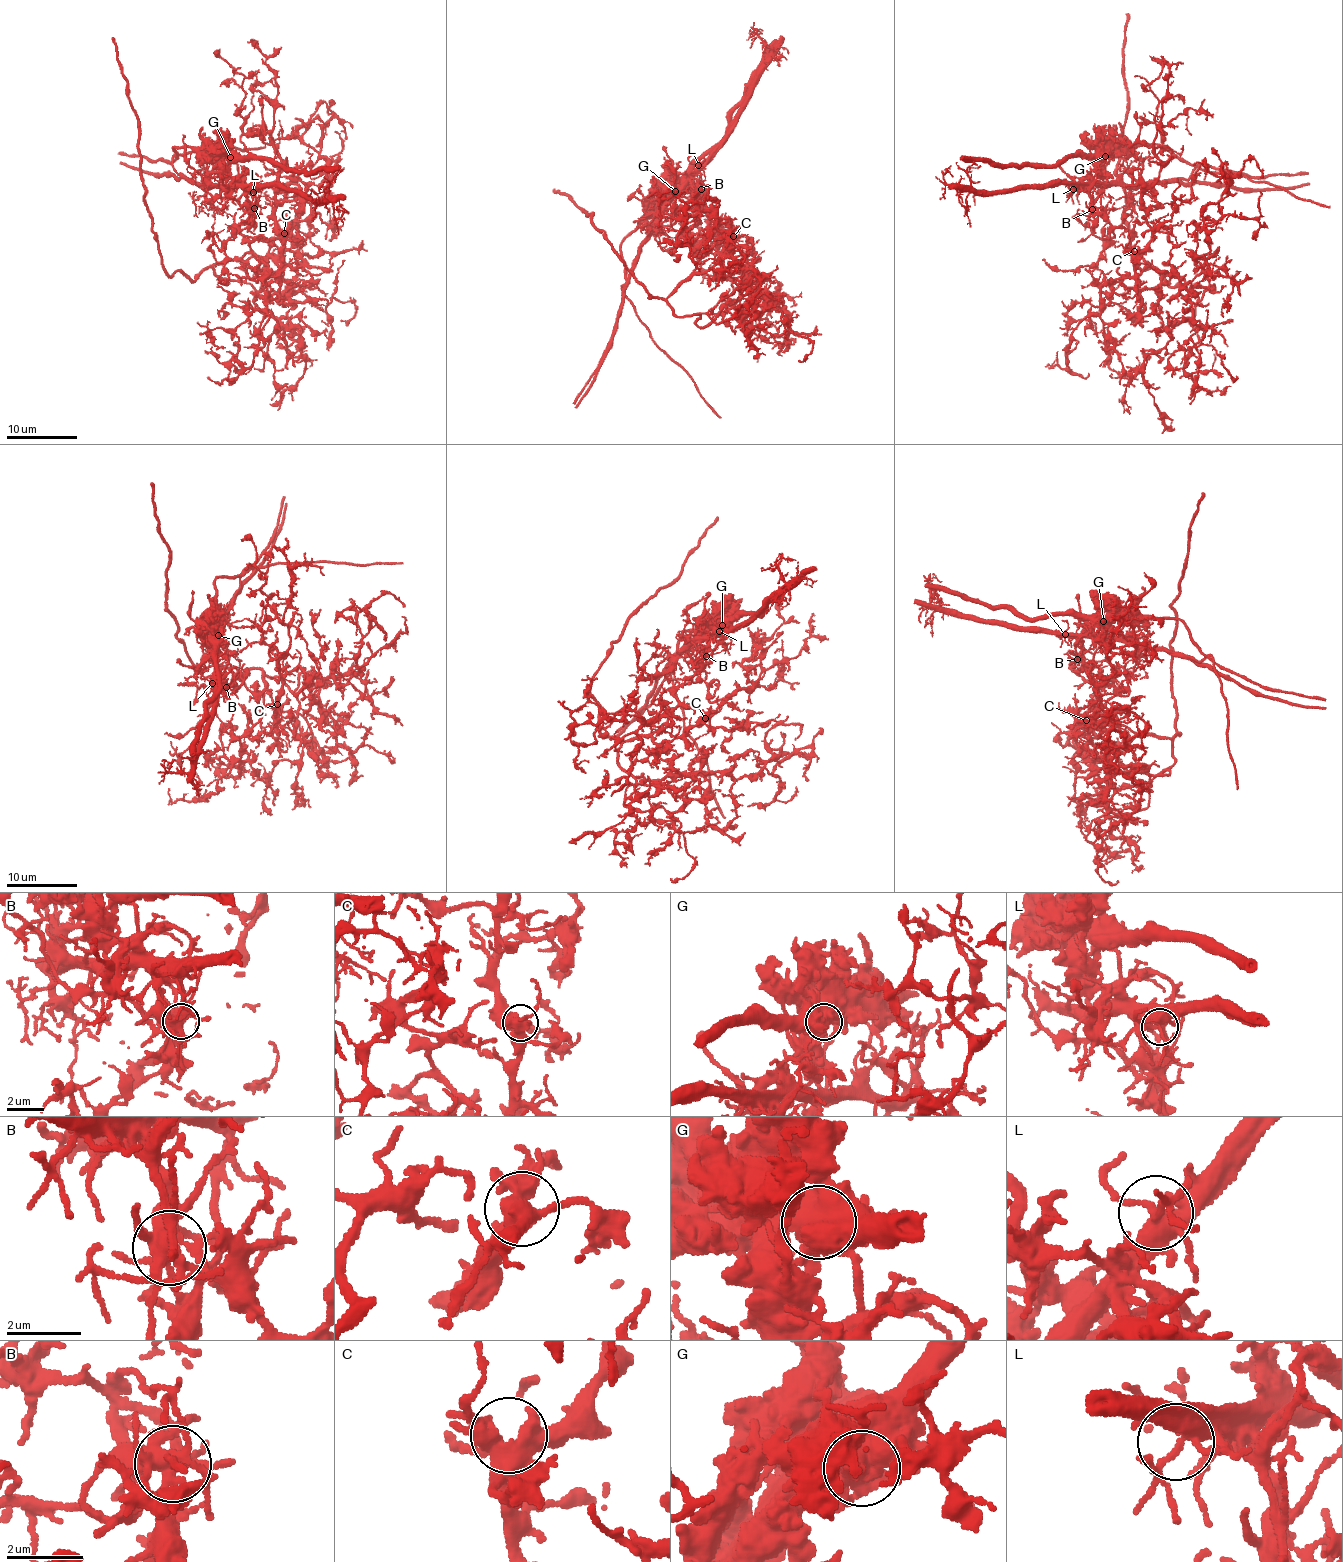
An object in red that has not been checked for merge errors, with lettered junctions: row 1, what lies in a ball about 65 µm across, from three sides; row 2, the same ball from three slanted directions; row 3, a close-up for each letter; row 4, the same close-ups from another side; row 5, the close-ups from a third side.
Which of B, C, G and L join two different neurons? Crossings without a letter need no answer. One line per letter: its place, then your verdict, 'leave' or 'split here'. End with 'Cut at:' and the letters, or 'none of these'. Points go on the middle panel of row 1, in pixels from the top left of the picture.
B: place (701, 189); split here
C: place (733, 236); leave
G: place (675, 191); split here
L: place (698, 165); leave
Cut at: B, G

